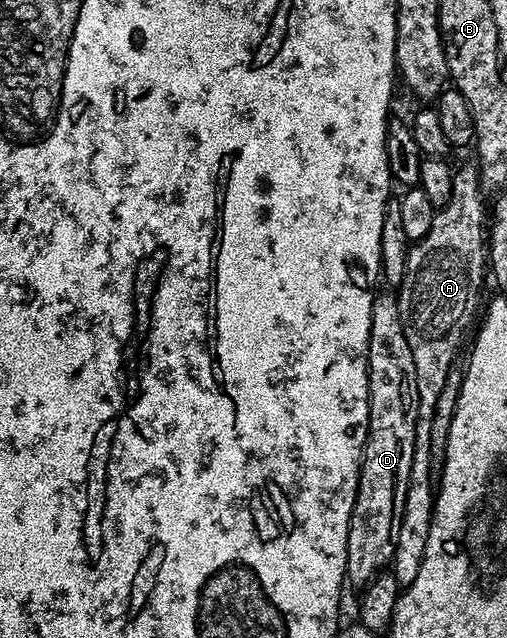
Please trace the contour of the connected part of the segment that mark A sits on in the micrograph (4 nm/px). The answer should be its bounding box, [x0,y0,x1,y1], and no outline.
[396,163,488,434]

